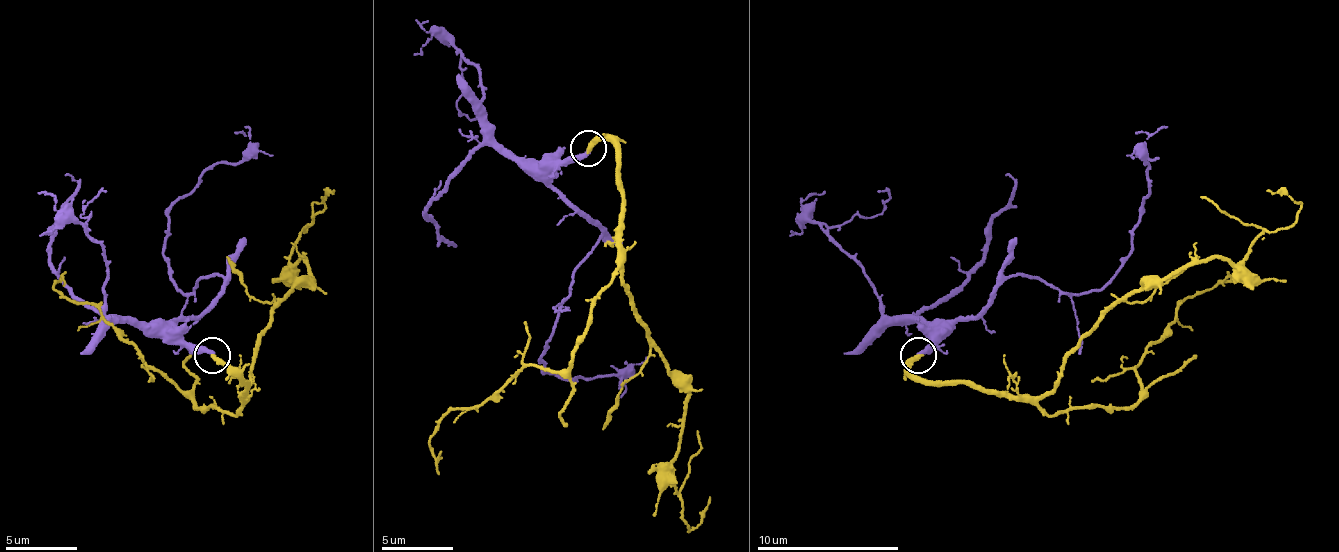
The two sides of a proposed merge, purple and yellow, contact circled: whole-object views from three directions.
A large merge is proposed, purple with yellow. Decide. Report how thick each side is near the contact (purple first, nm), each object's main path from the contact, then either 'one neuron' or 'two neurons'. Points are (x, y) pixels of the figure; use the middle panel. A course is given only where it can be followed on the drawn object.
340 nm thick on the purple side, 400 nm on the other; purple runs (589, 149), (568, 156), (550, 181), (600, 234), (539, 359), (546, 370), (625, 377), (621, 399); yellow runs (589, 149), (607, 138), (621, 160), (621, 274), (636, 320), (685, 395), (668, 470), (689, 531), (710, 495); one neuron

